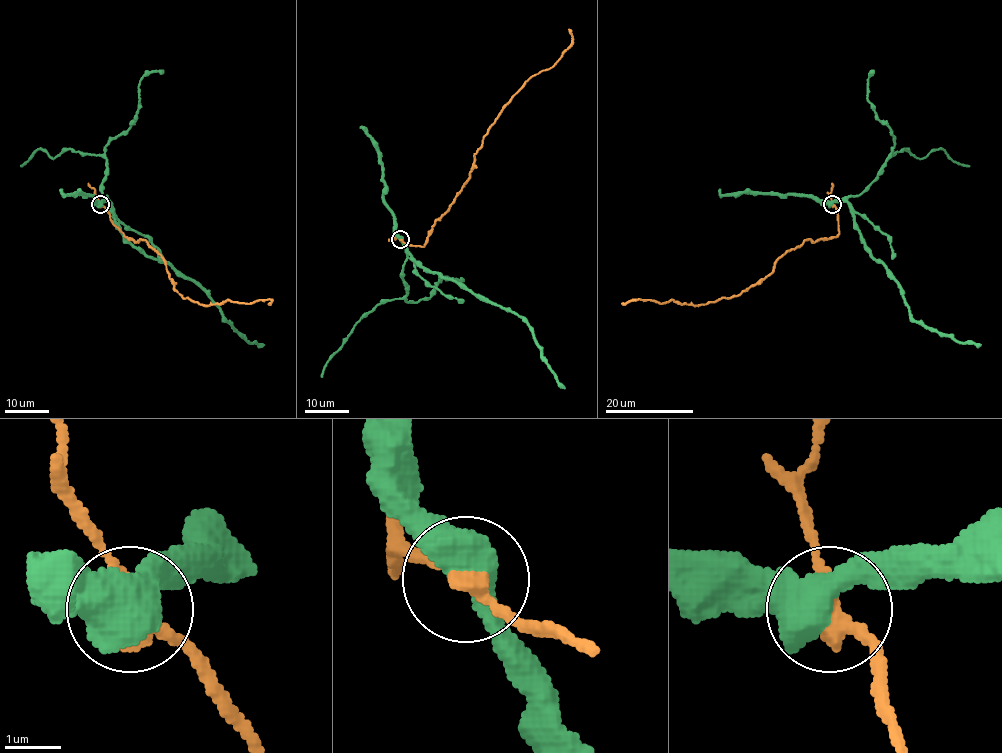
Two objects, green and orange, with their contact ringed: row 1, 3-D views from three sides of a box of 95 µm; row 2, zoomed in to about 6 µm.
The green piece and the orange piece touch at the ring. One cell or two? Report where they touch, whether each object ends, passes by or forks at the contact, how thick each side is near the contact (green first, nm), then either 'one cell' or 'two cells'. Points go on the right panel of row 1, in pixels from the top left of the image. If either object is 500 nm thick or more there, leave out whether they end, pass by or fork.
(832, 204) | 600/360 nm | two cells

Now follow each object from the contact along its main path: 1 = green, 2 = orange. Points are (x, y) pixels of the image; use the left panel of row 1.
1: (101, 204), (111, 203), (115, 224), (134, 246), (191, 278), (248, 342), (264, 345)
2: (100, 204), (127, 238), (143, 239), (163, 259), (182, 296), (210, 305), (271, 300), (267, 304)

